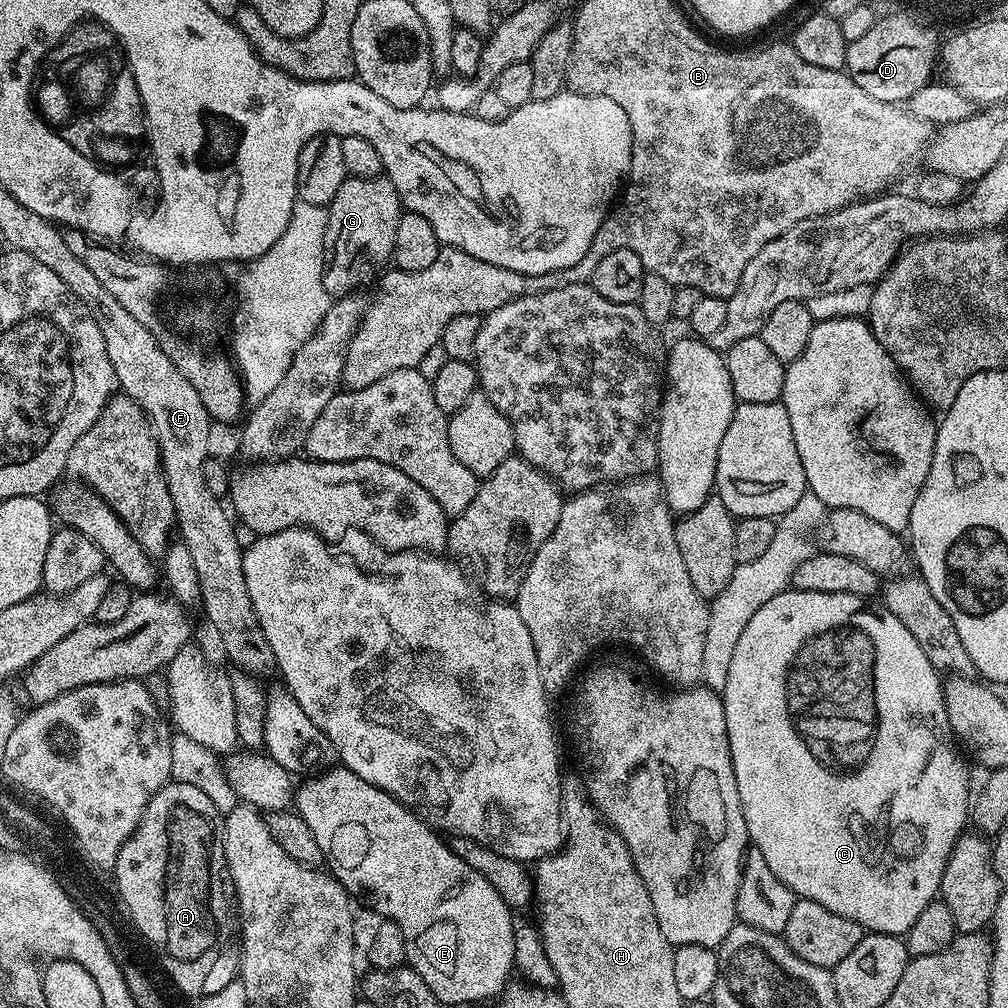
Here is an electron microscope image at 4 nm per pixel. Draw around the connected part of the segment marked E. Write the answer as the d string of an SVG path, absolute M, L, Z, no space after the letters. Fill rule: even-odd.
M343 766L332 768L329 772L322 773L321 776L314 775L316 774L309 775L307 777L309 780L297 787L294 810L300 815L302 822L306 822L306 826L310 826L310 831L314 833L314 838L318 841L325 861L329 865L332 863L331 875L339 880L349 897L356 899L357 896L358 899L365 900L377 912L377 917L393 920L402 930L402 938L406 942L406 954L408 955L407 963L419 974L422 982L426 982L426 986L430 986L430 990L440 1000L441 1005L476 1004L479 1000L490 999L489 1001L491 1001L493 998L499 997L509 983L508 975L514 972L516 928L514 923L512 924L513 909L509 908L507 902L498 894L498 890L494 890L494 886L490 882L486 882L486 878L482 878L482 874L478 874L478 870L474 870L474 866L468 866L462 858L458 858L458 854L454 854L451 843L447 839L443 840L440 837L443 835L429 824L427 819L421 818L408 805L402 804L392 797L389 792L375 788L370 782L358 778L356 772L351 772L349 768Z

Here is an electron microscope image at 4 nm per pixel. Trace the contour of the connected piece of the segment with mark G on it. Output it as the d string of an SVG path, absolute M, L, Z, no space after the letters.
M381 174L374 178L349 176L342 182L342 186L338 186L338 194L334 194L327 209L328 225L324 239L324 288L329 297L339 298L355 293L359 289L356 287L371 274L372 268L378 267L383 260L387 261L391 257L394 250L394 234L398 234L402 205L394 182L390 182L387 175Z

